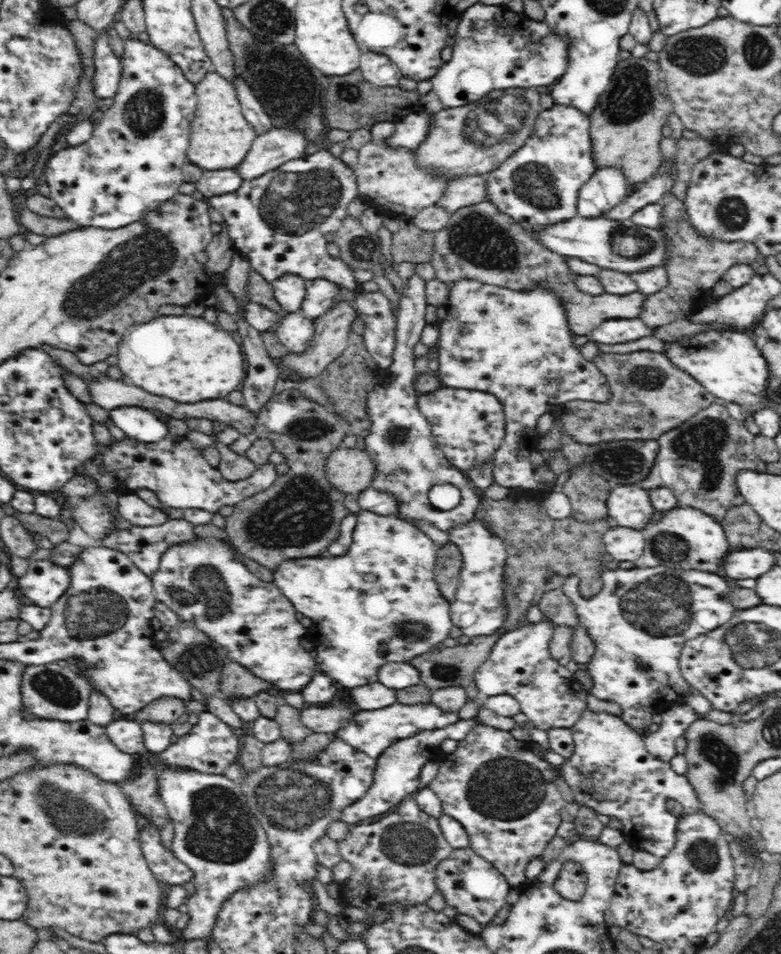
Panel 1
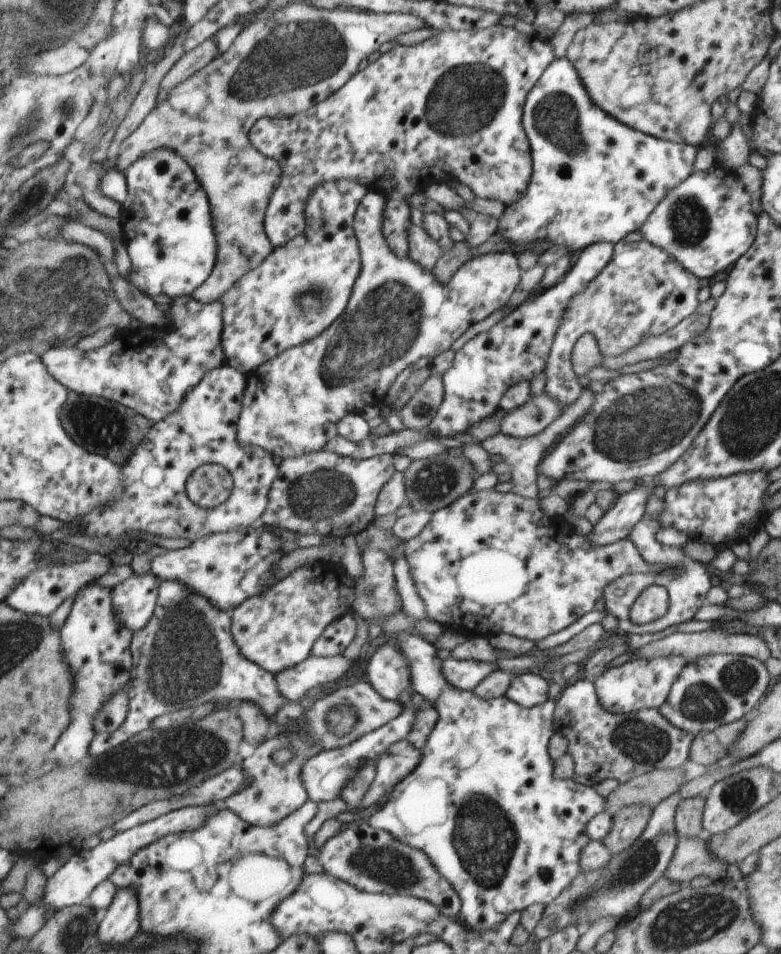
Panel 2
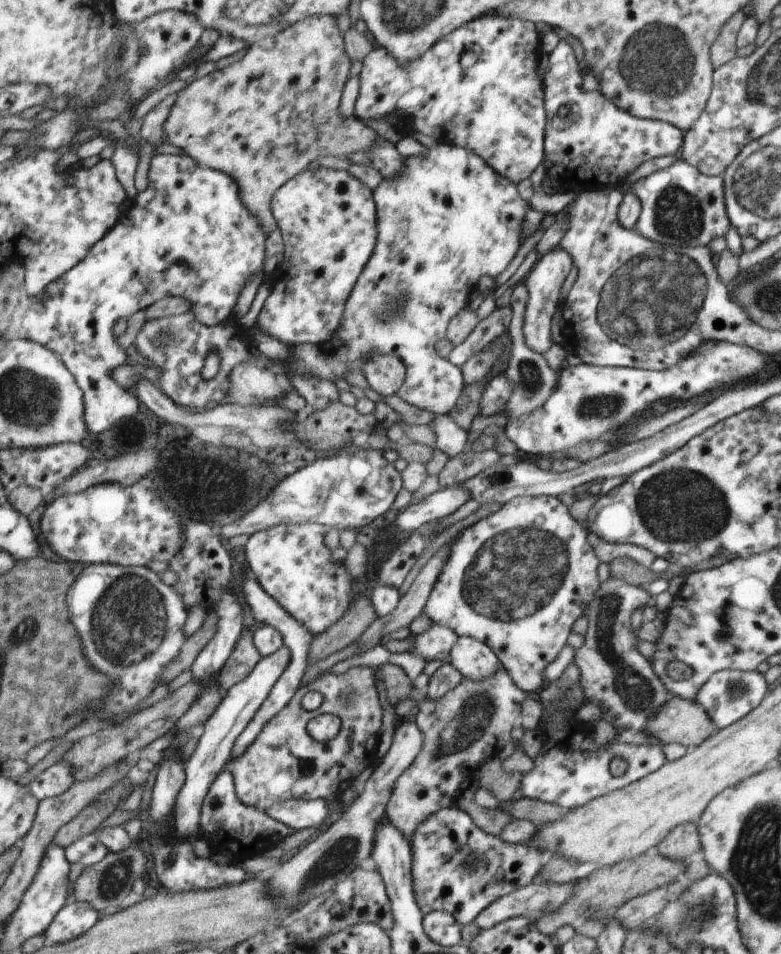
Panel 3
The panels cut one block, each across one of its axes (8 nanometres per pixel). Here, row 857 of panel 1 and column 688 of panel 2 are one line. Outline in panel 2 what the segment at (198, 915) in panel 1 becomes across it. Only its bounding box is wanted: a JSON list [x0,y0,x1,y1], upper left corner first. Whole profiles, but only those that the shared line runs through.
[639,168,755,281]

